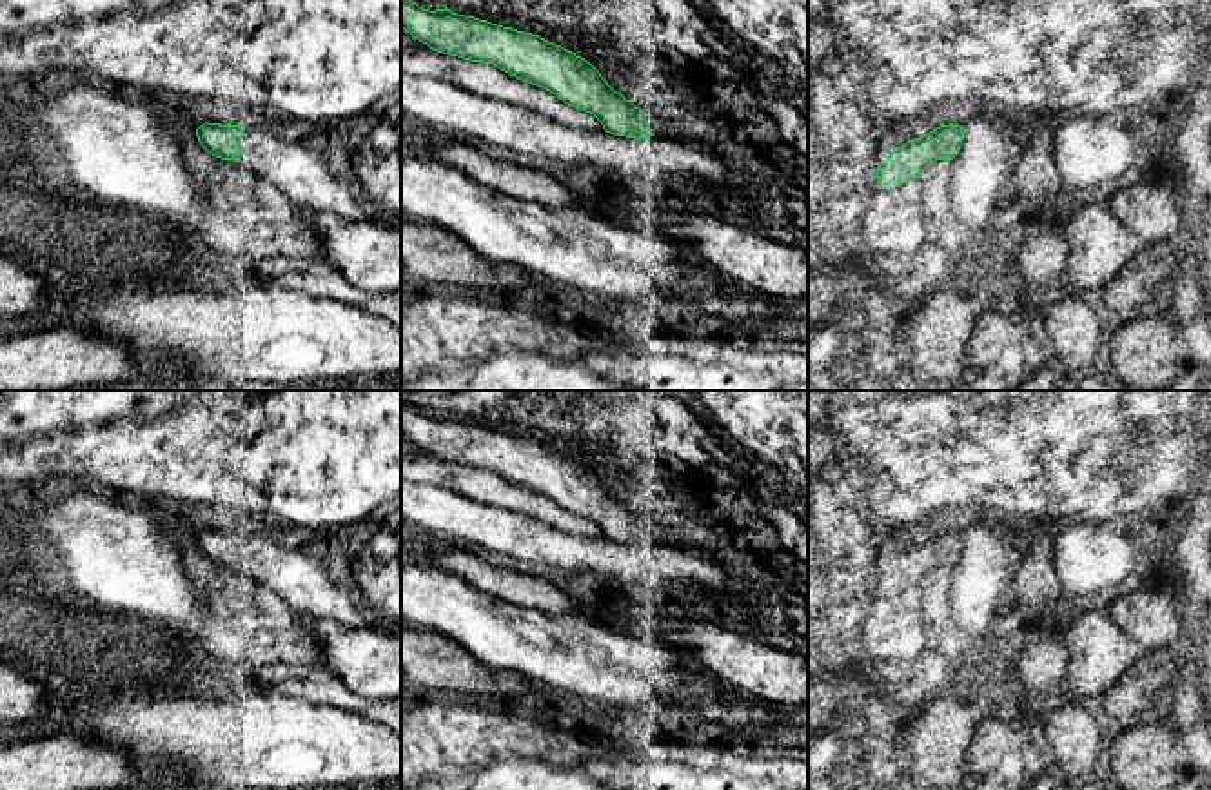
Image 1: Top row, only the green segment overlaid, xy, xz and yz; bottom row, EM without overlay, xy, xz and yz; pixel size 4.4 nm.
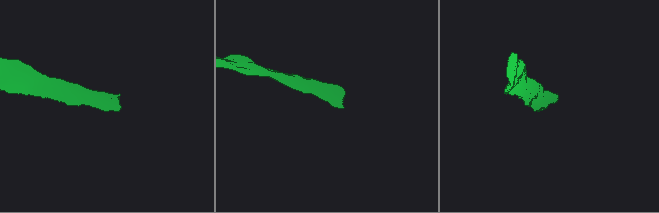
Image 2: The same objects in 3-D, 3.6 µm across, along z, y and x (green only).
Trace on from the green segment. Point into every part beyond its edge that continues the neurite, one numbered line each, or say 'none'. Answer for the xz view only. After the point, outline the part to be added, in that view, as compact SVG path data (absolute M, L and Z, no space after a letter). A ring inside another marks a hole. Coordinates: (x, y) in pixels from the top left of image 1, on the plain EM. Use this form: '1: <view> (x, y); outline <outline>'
1: xz (663, 531); outline M666 516L648 523L646 528L655 543L684 550L686 543L677 527Z

